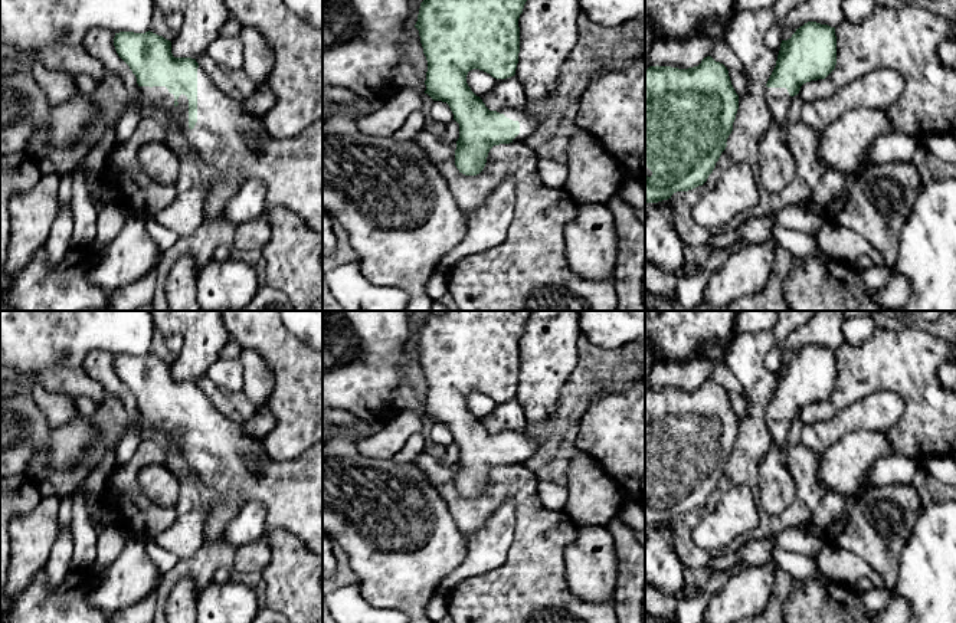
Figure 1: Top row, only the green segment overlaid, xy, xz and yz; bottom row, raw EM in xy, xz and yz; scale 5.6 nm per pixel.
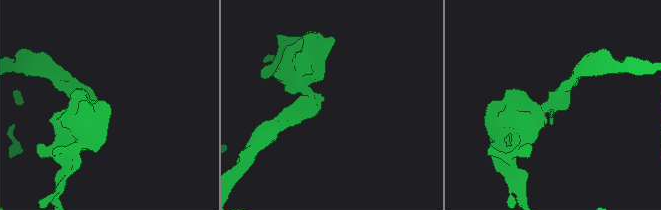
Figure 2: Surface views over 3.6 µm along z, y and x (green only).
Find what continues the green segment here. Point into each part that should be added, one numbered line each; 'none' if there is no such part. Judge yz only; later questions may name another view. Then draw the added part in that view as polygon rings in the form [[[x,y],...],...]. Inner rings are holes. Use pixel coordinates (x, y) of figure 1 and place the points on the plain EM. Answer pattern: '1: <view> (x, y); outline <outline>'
1: yz (775, 481); outline [[[765,409],[765,423],[772,447],[757,468],[760,505],[770,515],[779,515],[795,499],[796,486],[785,459],[785,443],[792,424],[786,410]]]

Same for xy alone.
1: xy (291, 492); outline [[[200,388],[197,390],[197,445],[193,452],[189,450],[189,422],[186,417],[181,416],[179,419],[179,427],[176,429],[174,417],[170,416],[166,409],[140,409],[140,414],[148,420],[157,432],[163,433],[177,443],[180,456],[183,456],[184,460],[193,468],[194,479],[199,485],[216,491],[220,498],[238,498],[242,502],[259,501],[265,506],[266,518],[263,534],[258,540],[236,548],[236,558],[233,563],[235,576],[261,573],[269,564],[271,548],[268,537],[275,529],[289,531],[298,537],[310,550],[323,554],[323,440],[312,445],[295,460],[272,460],[265,452],[263,442],[248,436],[243,432],[242,423],[236,423],[227,419],[215,407],[210,399]],[[248,455],[253,455],[258,459],[258,463],[263,468],[263,473],[261,476],[256,476],[248,469]]]

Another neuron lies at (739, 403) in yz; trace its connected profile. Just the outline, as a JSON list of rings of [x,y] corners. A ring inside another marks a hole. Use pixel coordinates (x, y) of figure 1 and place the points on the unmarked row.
[[[727,391],[727,393],[729,393],[731,407],[733,407],[736,416],[739,417],[739,420],[746,419],[747,417],[746,397],[741,393],[733,393],[733,391]]]

